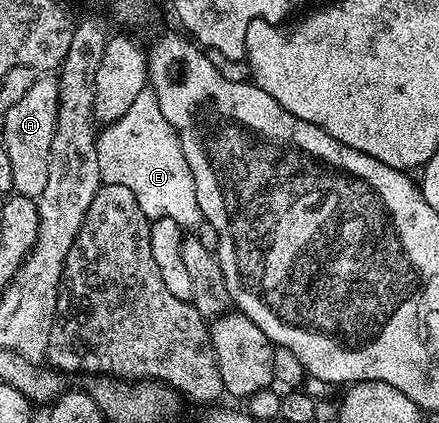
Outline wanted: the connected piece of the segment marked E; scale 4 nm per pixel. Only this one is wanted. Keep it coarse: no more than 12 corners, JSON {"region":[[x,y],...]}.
{"region":[[152,88],[98,132],[102,182],[143,215],[202,221]]}

